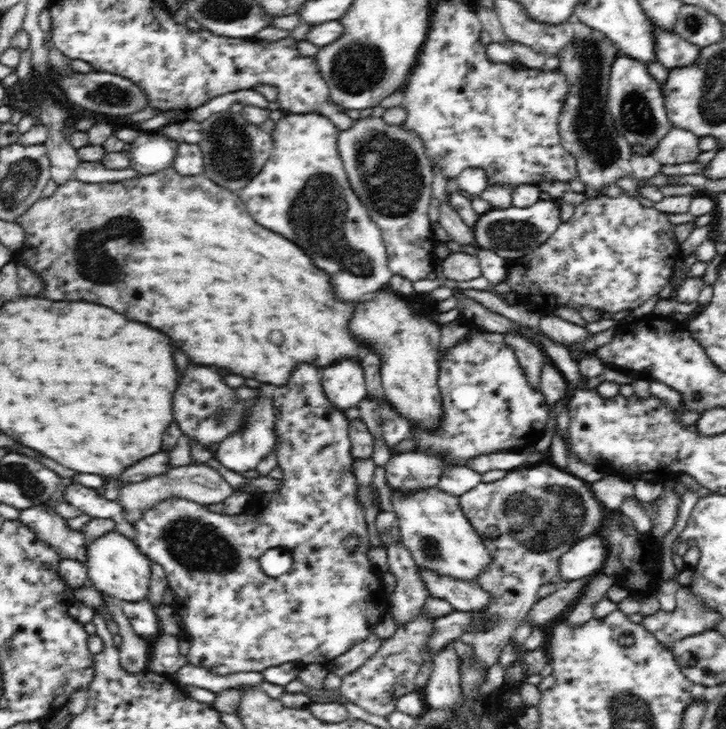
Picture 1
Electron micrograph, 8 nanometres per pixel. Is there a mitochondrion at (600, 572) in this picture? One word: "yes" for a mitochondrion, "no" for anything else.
no

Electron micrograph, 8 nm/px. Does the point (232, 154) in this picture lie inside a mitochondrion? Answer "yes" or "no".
yes

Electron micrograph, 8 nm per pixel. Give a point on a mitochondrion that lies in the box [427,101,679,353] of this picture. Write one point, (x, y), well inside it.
(513, 234)

